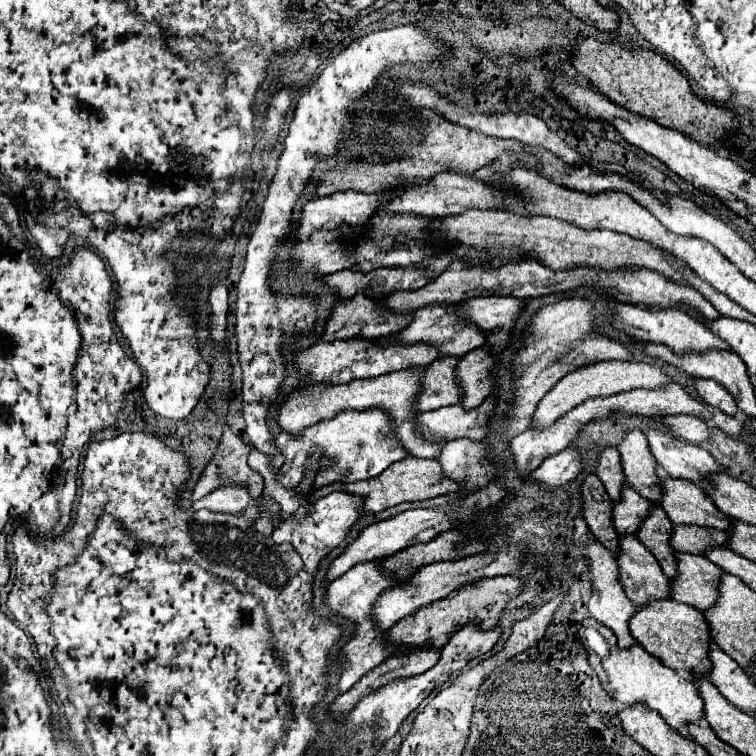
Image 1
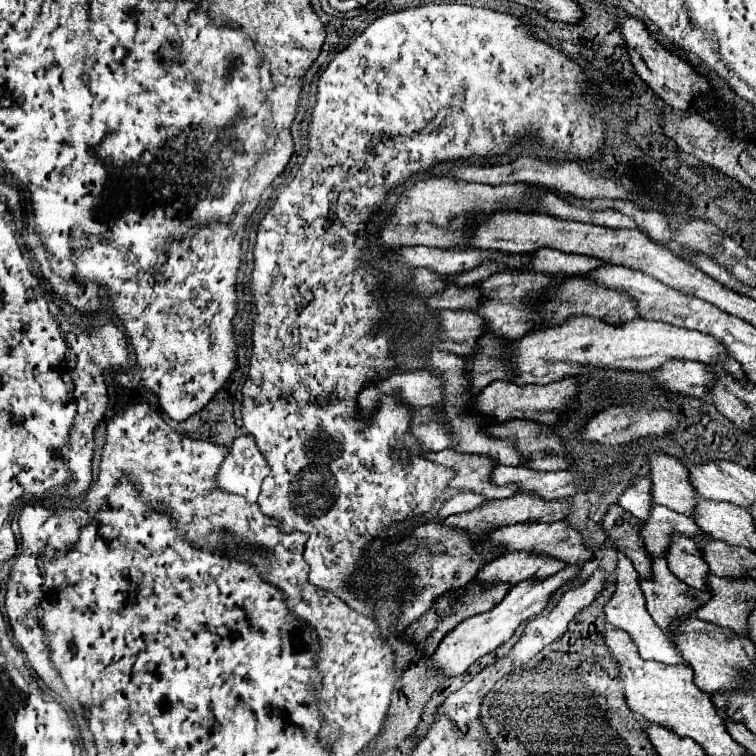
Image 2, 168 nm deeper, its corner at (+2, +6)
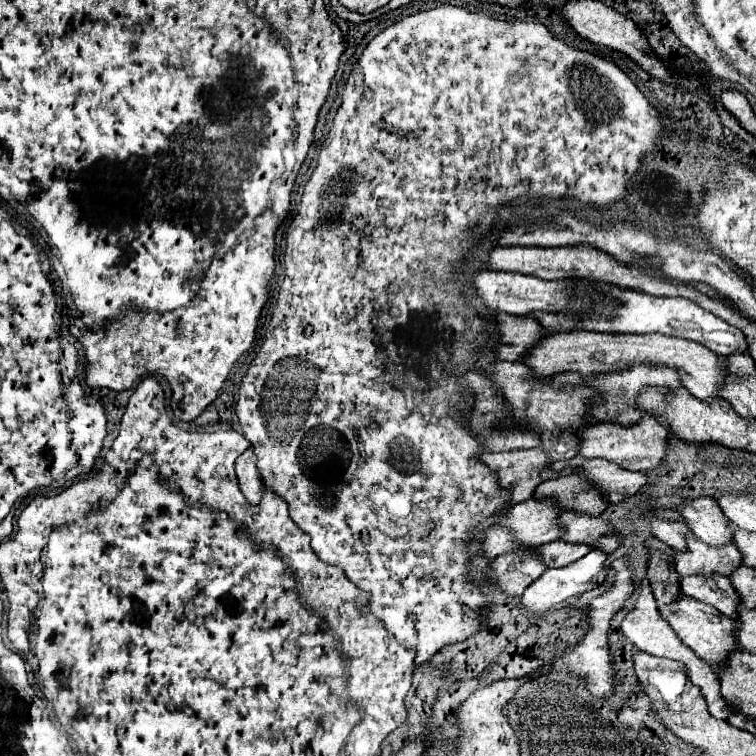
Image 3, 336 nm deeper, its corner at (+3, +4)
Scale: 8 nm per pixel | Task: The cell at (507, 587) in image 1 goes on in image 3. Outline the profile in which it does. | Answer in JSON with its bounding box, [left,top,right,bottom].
[539,539,591,567]

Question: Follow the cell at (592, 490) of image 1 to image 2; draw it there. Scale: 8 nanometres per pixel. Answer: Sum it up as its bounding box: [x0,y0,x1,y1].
[600,505,652,575]

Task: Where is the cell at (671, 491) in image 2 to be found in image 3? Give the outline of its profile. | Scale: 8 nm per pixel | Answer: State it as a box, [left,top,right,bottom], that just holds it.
[679,497,733,547]

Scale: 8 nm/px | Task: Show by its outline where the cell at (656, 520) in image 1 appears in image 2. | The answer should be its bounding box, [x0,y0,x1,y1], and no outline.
[666,533,710,591]

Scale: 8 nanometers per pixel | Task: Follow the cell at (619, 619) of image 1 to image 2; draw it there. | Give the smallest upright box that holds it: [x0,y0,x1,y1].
[604,551,684,663]

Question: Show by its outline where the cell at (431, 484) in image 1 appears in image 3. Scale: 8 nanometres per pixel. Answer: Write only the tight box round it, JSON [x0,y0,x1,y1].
[481,449,549,503]

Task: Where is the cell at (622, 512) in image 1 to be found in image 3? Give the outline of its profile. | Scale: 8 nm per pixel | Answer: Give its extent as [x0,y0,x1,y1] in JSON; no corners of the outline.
[675,537,741,577]

